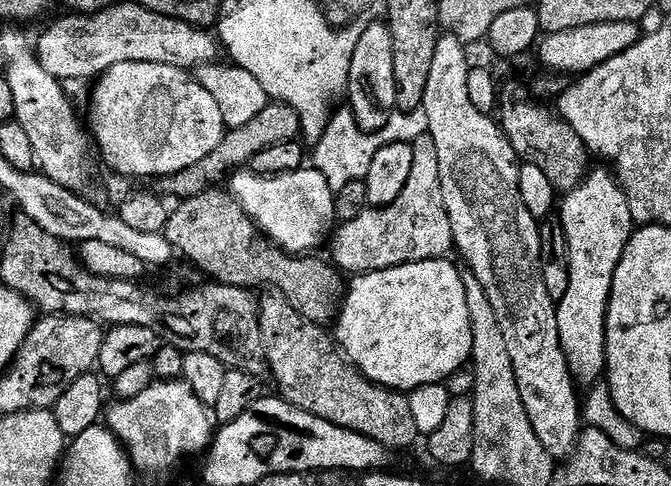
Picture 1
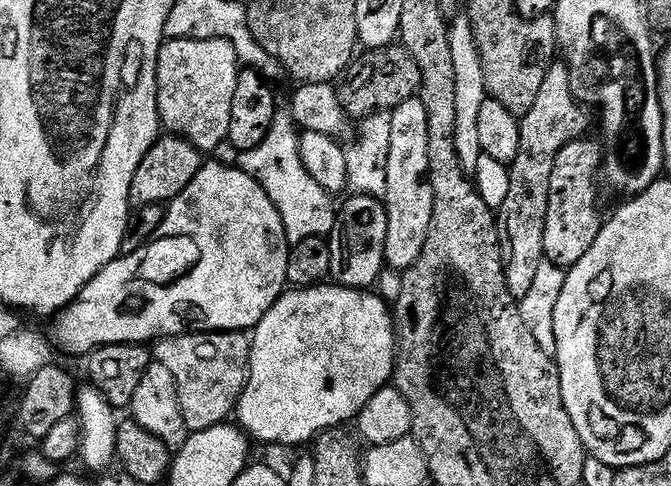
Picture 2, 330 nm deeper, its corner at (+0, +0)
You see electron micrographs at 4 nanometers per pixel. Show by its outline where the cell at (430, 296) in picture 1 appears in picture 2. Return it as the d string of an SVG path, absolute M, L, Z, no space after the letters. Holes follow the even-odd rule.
M323 282L315 287L293 287L285 291L283 296L270 306L268 313L258 322L250 336L252 342L252 353L250 354L250 370L248 371L248 381L242 390L240 400L236 403L234 413L239 427L253 441L260 444L304 444L315 441L322 432L339 429L344 426L347 420L355 421L360 415L360 411L393 379L396 370L396 325L393 313L383 296L372 290L361 290L359 288L344 288L335 282Z

